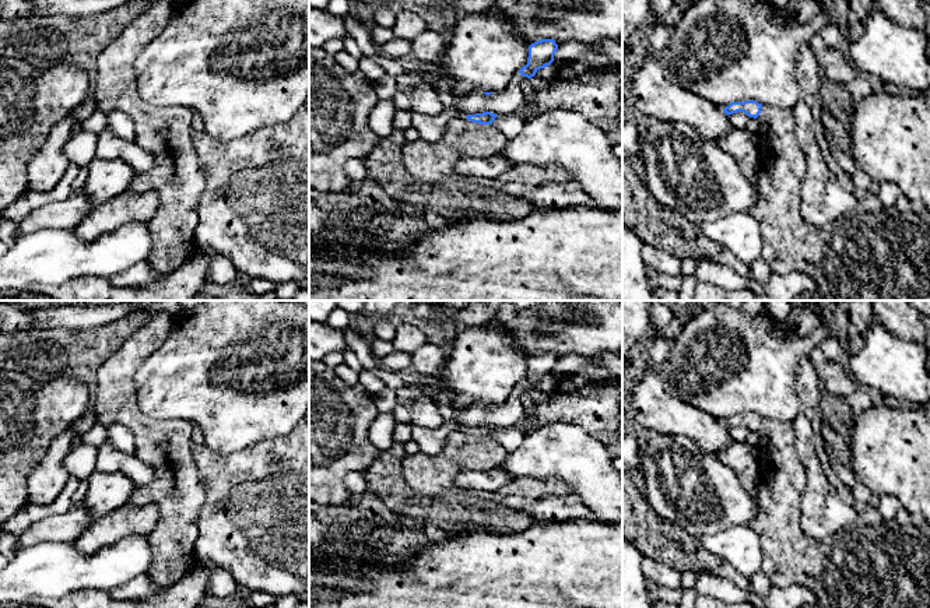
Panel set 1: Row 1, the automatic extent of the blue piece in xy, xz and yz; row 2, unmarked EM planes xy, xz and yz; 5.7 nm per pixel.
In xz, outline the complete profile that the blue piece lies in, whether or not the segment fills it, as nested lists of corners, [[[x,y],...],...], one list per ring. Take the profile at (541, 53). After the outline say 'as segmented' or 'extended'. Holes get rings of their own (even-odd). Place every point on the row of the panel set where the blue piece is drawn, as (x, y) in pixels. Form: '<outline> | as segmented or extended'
[[[541,39],[529,46],[527,64],[519,73],[523,77],[531,78],[540,68],[550,66],[554,61],[554,55],[558,45],[554,39]]] | as segmented

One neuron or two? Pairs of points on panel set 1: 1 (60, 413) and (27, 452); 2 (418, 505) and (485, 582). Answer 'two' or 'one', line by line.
1: one
2: two

